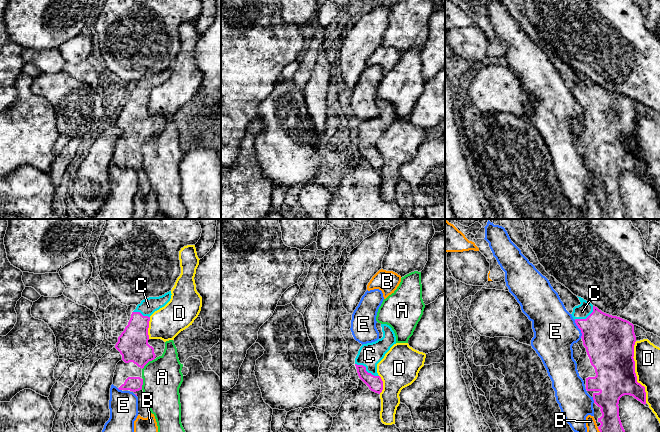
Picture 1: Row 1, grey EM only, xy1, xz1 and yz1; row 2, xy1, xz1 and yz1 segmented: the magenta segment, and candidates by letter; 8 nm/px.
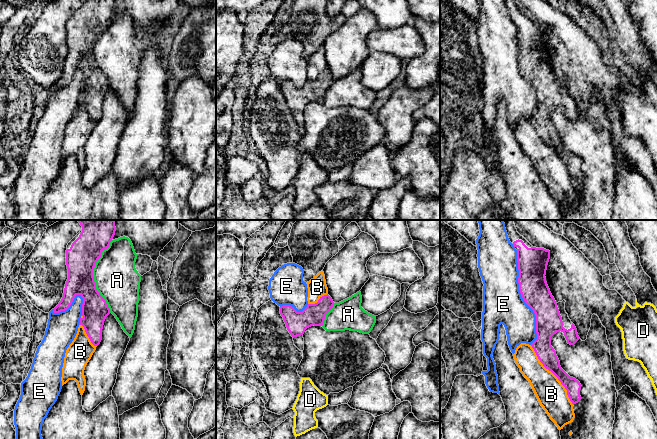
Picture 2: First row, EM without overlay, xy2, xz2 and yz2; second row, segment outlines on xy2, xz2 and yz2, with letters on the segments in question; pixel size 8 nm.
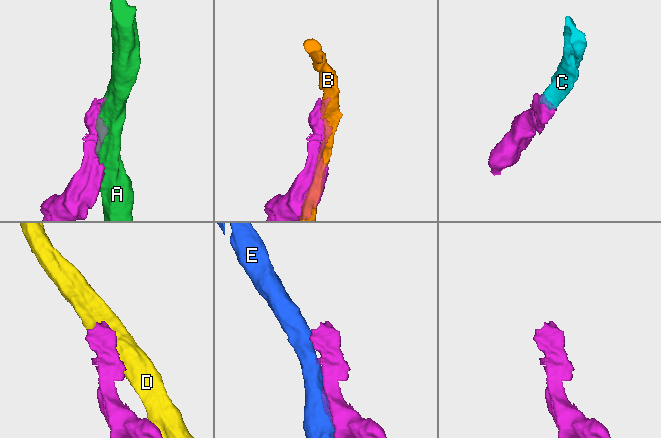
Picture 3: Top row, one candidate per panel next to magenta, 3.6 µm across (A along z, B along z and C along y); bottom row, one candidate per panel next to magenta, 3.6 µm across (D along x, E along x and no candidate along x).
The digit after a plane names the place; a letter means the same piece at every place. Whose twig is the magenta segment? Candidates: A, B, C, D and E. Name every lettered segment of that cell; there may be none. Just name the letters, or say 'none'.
C

